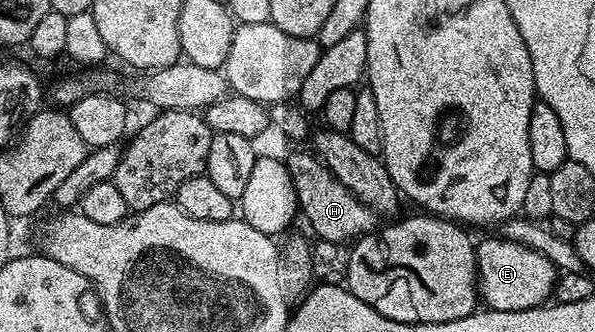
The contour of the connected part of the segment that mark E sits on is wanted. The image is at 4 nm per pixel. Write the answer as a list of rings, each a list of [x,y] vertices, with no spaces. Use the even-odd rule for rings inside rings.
[[[497,237],[475,244],[478,295],[485,308],[494,311],[525,311],[543,307],[553,298],[558,270],[542,253],[514,240]]]

